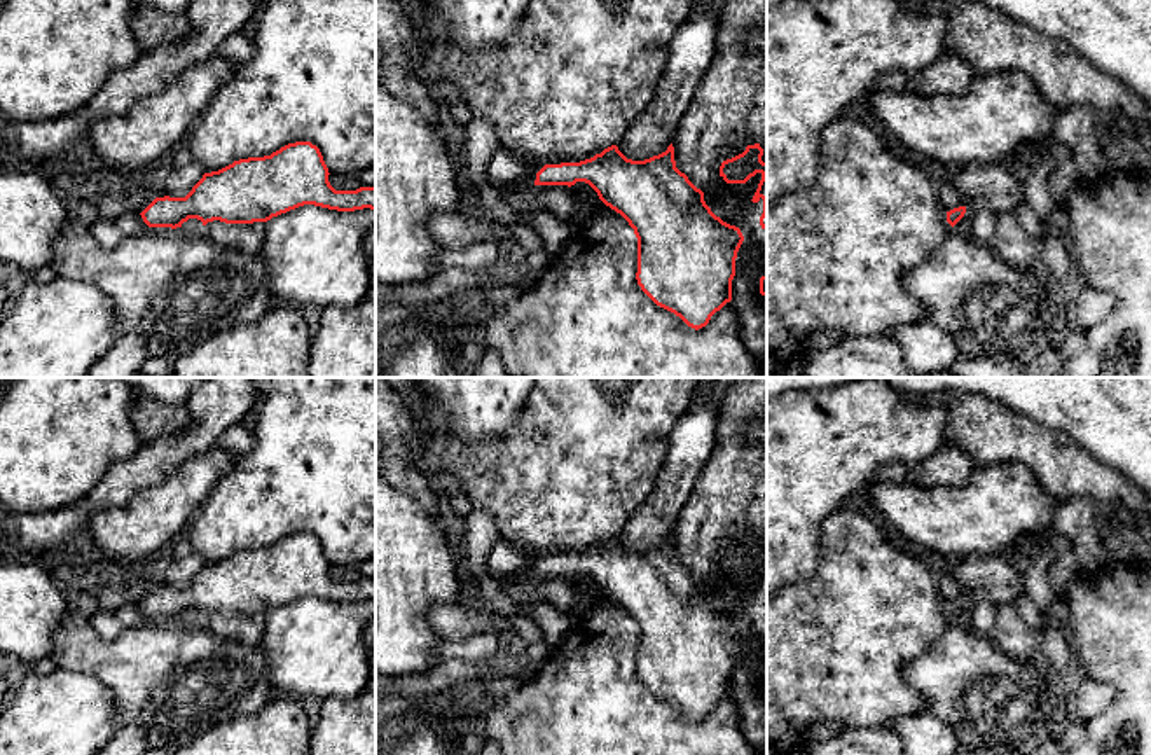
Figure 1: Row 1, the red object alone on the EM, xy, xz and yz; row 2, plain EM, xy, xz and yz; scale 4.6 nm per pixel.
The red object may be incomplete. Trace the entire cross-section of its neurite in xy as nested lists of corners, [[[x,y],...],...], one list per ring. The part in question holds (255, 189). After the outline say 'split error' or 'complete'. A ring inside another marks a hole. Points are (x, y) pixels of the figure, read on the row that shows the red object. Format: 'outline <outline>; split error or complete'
outline [[[295,142],[271,156],[239,159],[218,171],[204,173],[185,197],[155,197],[140,215],[148,227],[176,229],[189,218],[197,218],[203,225],[213,220],[225,224],[267,222],[304,204],[337,211],[376,210],[376,187],[335,190],[328,175],[320,149],[311,142]]]; complete

